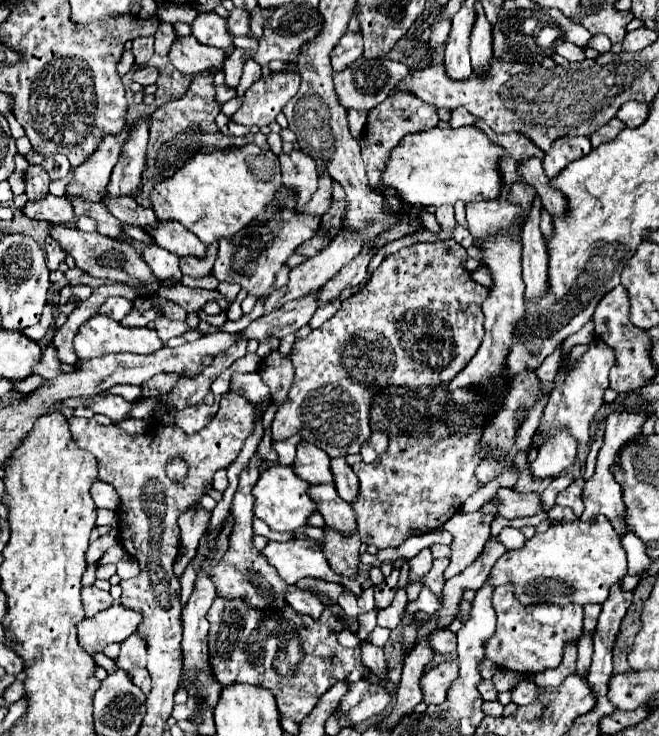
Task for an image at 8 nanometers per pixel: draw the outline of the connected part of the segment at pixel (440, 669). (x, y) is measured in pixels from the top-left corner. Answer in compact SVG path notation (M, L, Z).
M448 657L442 663L434 665L430 671L426 671L420 677L420 687L424 693L424 703L444 703L448 695L448 687L454 683L458 675L458 663L456 657Z

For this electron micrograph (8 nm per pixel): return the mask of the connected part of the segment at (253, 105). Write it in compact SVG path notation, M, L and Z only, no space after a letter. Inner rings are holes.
M276 73L268 79L256 81L246 93L240 109L232 115L238 125L270 125L276 115L284 109L290 97L296 95L300 85L300 75L296 73Z

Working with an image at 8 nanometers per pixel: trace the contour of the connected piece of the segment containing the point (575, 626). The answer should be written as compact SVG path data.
M512 585L496 587L492 597L494 609L498 613L496 633L486 643L486 659L494 661L498 667L514 669L524 675L534 675L544 669L558 667L562 661L562 647L568 641L578 641L582 633L582 607L580 605L532 605L524 607Z

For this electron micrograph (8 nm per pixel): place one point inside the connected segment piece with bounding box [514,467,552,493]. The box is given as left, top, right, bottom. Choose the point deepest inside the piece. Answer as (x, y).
(525, 484)

